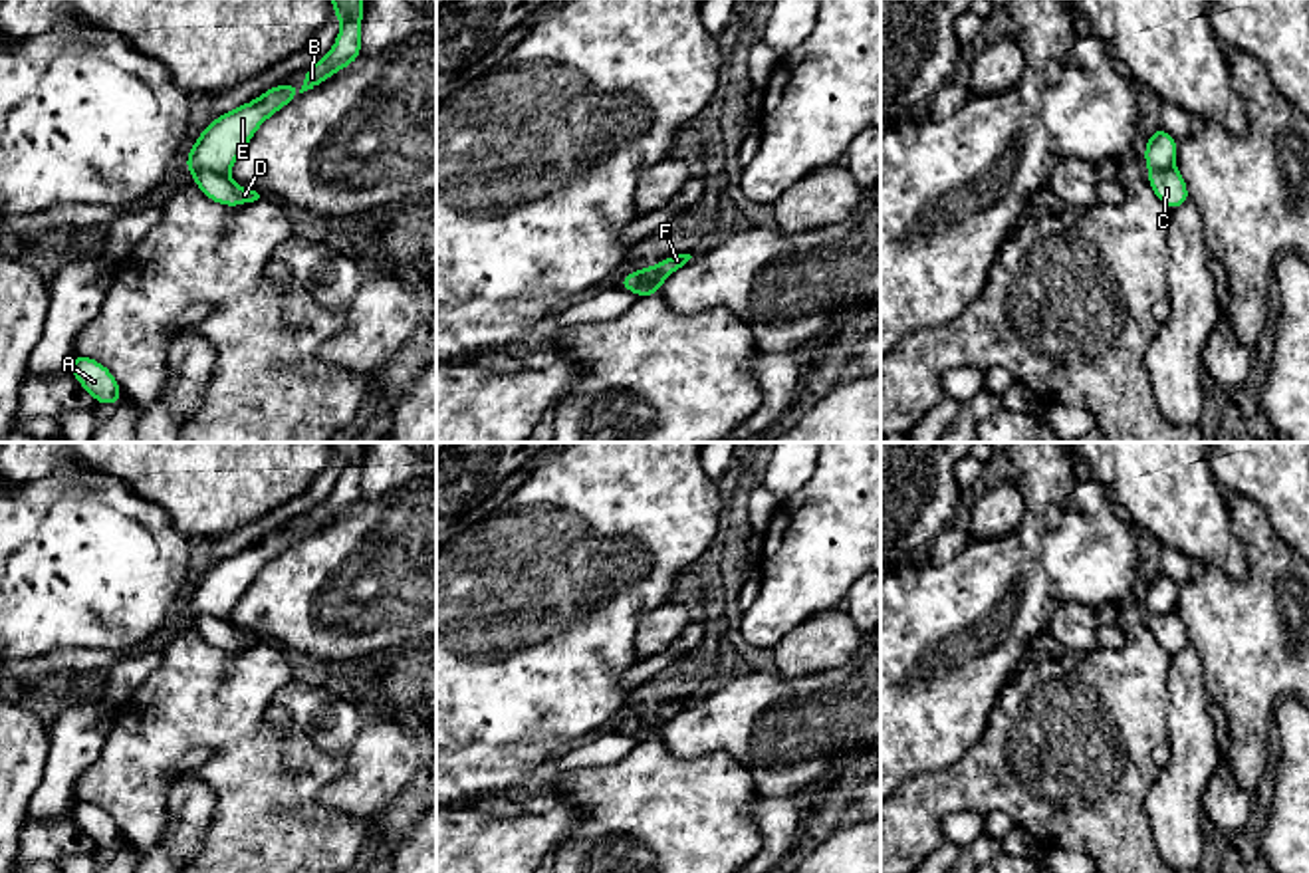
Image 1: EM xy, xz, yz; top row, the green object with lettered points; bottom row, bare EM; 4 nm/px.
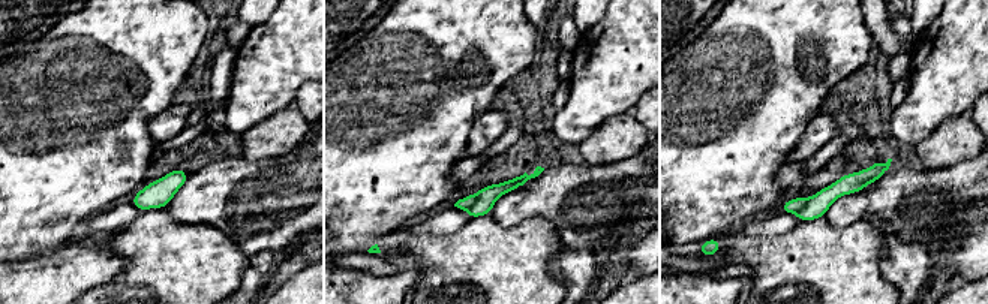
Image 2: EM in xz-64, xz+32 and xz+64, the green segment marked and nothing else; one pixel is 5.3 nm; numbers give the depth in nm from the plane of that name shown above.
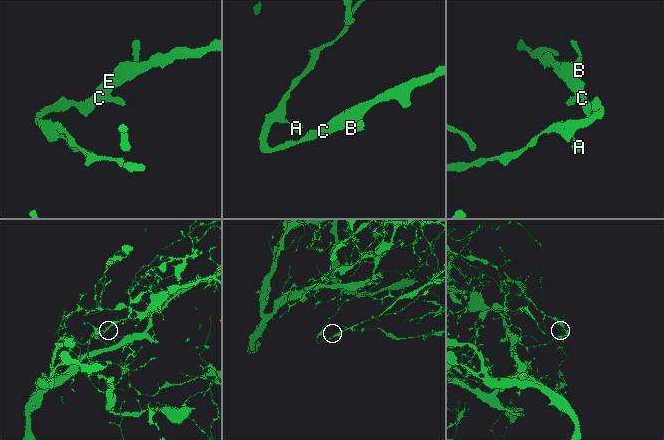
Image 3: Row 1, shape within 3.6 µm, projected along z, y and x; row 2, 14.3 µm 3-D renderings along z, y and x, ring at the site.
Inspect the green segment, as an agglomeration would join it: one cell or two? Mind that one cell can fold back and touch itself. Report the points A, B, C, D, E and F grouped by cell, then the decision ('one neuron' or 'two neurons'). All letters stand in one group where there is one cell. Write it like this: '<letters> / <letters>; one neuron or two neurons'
A C D / B E F; two neurons

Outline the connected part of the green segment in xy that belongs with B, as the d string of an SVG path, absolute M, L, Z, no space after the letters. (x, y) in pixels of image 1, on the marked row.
M331 0L341 30L329 54L311 63L298 91L290 81L264 91L258 99L218 115L192 145L186 157L186 173L212 171L228 175L258 127L278 113L299 93L321 85L329 75L341 71L361 58L361 20L365 0Z

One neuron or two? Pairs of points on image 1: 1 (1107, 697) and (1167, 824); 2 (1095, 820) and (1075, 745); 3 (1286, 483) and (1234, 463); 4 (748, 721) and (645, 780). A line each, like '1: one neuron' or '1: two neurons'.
1: two neurons
2: one neuron
3: one neuron
4: two neurons

